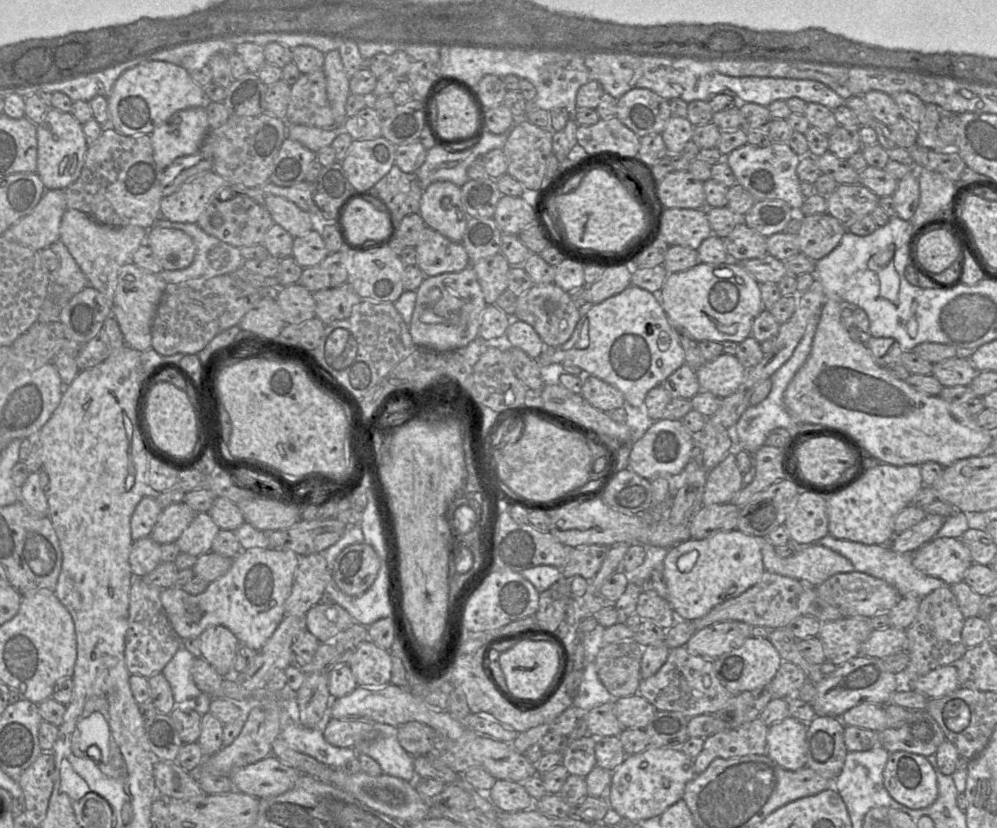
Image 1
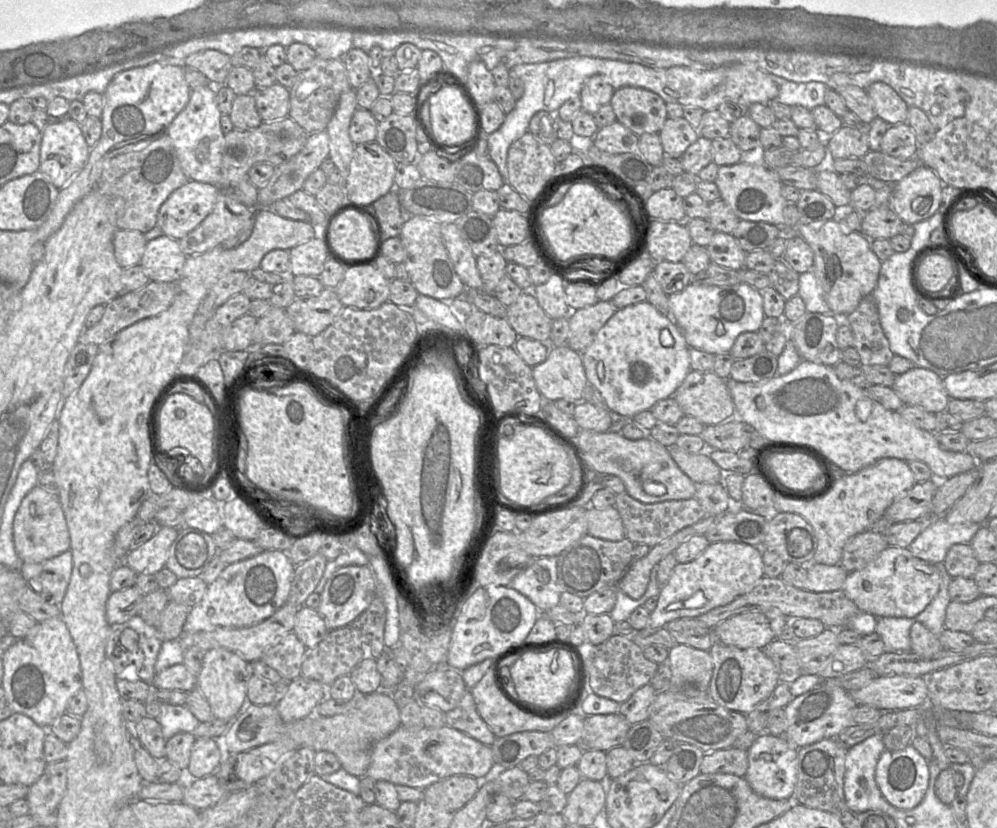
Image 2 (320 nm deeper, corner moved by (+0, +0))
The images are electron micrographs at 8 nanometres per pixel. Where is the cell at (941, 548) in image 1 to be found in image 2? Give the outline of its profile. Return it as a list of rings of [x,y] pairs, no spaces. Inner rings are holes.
[[[888,546],[864,568],[849,573],[842,589],[861,612],[875,617],[914,618],[930,604],[939,587],[935,564],[915,557],[908,548]]]

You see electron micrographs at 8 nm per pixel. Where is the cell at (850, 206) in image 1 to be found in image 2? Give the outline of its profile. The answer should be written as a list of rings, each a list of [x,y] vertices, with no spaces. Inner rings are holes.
[[[890,207],[872,208],[863,214],[860,232],[870,240],[891,239],[901,233],[902,224]]]

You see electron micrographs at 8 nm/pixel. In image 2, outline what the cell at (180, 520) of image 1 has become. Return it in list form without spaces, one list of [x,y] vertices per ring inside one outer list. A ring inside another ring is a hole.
[[[158,527],[151,539],[139,547],[132,547],[123,563],[137,574],[156,575],[166,567],[169,549],[178,531],[178,528]]]

